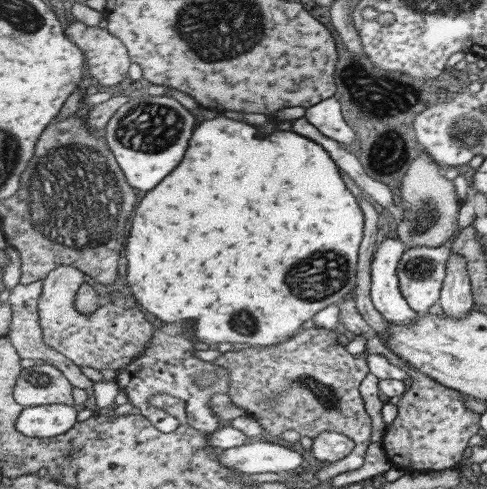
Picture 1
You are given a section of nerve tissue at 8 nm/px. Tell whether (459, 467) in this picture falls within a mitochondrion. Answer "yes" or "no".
no

